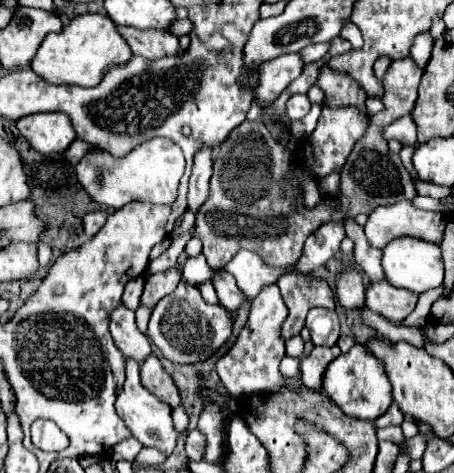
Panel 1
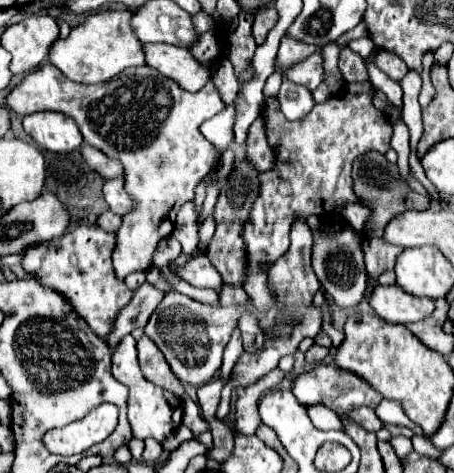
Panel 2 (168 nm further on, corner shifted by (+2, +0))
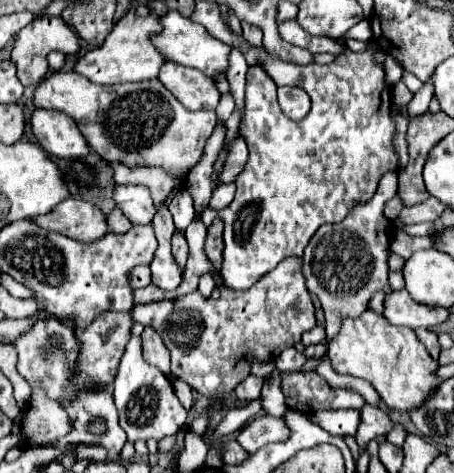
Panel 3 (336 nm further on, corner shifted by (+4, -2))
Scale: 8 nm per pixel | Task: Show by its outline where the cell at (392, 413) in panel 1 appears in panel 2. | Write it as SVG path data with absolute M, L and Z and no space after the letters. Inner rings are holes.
M363 407L363 409L353 409L351 413L345 413L343 415L345 419L349 419L349 421L355 421L355 423L359 423L363 429L369 429L369 431L379 431L381 427L383 427L383 421L375 415L375 411L373 409L369 409L369 407Z

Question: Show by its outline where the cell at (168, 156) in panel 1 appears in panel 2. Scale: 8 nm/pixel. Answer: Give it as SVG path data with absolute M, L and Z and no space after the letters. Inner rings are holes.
M107 179L103 187L105 199L109 203L109 209L113 213L125 215L131 211L131 195L125 191L125 181L123 179Z

